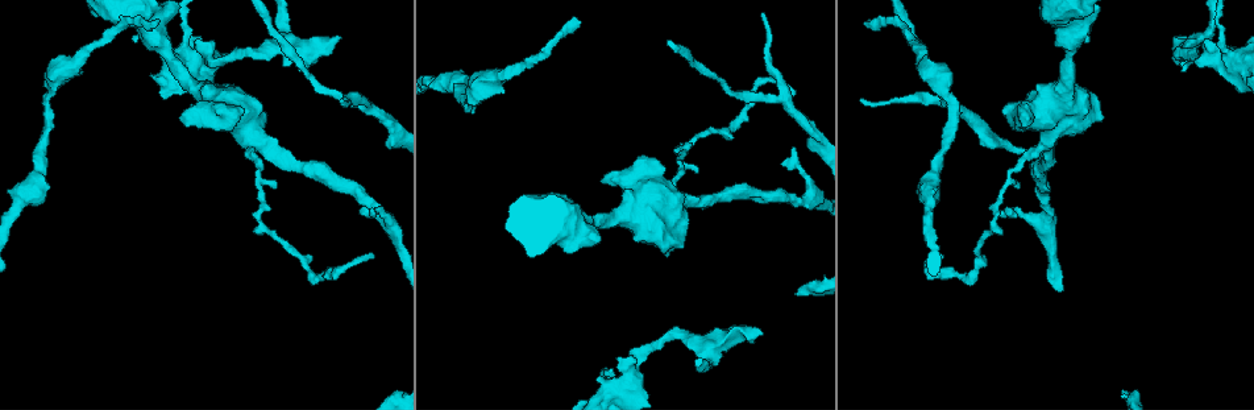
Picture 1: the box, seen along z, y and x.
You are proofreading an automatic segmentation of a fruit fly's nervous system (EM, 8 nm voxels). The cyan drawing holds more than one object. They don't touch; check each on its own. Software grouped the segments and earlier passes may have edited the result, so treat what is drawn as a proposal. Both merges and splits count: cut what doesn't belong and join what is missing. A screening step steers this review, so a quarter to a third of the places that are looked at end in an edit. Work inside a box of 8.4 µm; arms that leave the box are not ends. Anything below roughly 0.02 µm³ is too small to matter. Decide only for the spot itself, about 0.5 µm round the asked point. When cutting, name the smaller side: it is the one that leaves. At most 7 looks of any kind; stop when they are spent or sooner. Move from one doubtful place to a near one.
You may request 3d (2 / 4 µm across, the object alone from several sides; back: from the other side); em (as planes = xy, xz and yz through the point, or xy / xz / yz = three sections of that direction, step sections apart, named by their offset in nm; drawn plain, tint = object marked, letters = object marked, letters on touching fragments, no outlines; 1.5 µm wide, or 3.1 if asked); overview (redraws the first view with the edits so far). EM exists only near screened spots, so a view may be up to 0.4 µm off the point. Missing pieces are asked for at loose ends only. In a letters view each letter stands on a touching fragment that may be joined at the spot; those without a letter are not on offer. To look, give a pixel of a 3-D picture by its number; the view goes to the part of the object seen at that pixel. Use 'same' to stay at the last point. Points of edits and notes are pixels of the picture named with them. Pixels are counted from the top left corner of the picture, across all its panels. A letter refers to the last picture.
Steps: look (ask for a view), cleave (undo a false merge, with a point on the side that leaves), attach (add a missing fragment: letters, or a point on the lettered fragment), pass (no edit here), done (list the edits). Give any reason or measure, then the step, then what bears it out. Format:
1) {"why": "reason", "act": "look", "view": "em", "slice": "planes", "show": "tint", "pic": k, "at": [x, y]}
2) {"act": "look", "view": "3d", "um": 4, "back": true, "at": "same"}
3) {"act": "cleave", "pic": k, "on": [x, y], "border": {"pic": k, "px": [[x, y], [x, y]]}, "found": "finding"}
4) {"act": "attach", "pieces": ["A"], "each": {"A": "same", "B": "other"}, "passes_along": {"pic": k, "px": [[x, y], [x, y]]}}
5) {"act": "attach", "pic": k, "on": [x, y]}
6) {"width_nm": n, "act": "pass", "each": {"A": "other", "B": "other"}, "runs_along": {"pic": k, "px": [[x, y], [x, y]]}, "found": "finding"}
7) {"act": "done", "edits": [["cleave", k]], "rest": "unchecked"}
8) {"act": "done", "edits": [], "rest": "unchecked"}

{"act": "look", "view": "em", "slice": "xz", "step": 4, "show": "tint", "pic": 1, "at": [577, 19]}

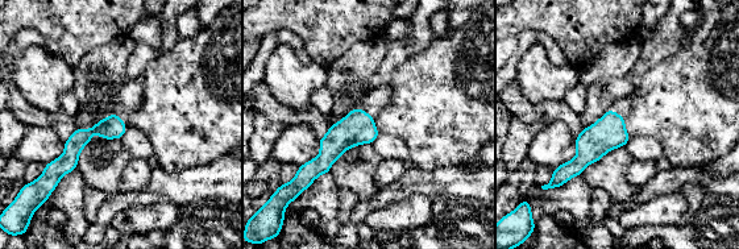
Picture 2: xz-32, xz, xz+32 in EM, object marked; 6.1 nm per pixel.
{"why": "cut it another way", "act": "look", "view": "em", "slice": "planes", "show": "letters", "at": "same"}

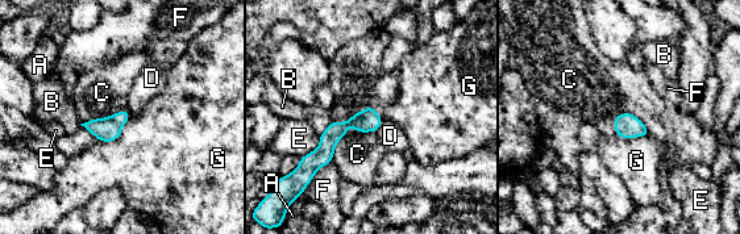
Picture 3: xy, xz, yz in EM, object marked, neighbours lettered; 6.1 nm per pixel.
{"act": "pass", "each": {"A": "other", "B": "other", "C": "other", "D": "other", "E": "other", "F": "other", "G": "other"}, "border": {"pic": 3, "px": [[375, 132], [348, 128], [331, 162]]}, "found": "none of them fits"}

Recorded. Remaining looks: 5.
{"why": "arms part here", "act": "look", "view": "em", "slice": "planes", "show": "letters", "pic": 1, "at": [782, 100]}

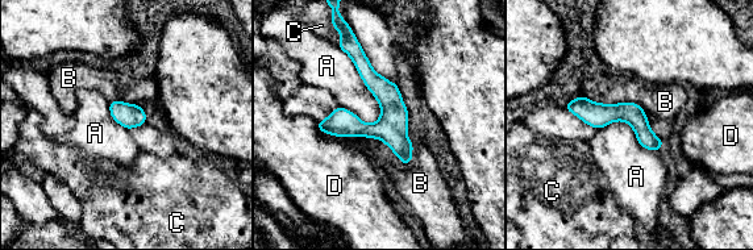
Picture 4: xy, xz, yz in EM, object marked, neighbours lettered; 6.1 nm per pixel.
{"act": "pass", "each": {"A": "other", "B": "other", "C": "other", "D": "other"}, "runs_along": {"pic": 4, "px": [[360, 54], [390, 99], [407, 159]]}, "found": "all the same cell"}

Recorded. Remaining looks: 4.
{"act": "look", "view": "3d", "um": 4, "pic": 1, "at": [698, 342]}

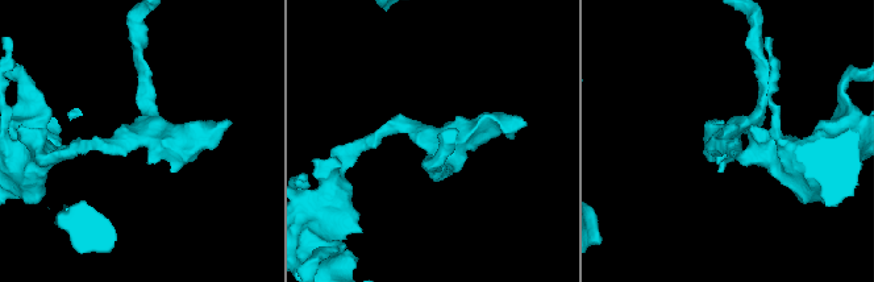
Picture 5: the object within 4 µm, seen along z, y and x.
{"arms": 3, "arm_widths_nm": [170, 190, 300], "why": "need the tissue", "act": "look", "view": "em", "slice": "yz", "step": 8, "show": "tint", "pic": 5, "at": [726, 135]}

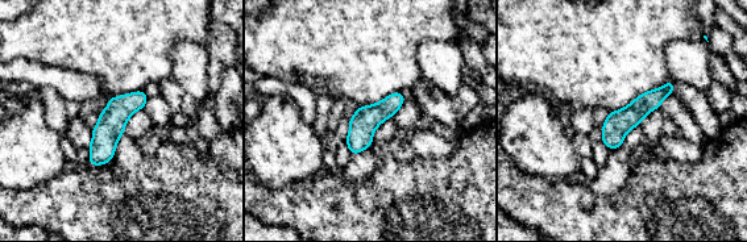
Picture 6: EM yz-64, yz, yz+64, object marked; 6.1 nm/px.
{"act": "look", "view": "em", "slice": "xy", "step": 8, "show": "letters", "at": "same"}

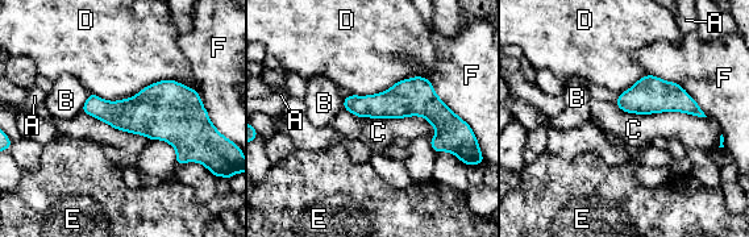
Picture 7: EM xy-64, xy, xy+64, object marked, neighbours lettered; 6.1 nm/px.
{"act": "pass", "each": {"A": "other", "B": "other", "C": "other", "D": "other", "E": "other", "F": "other"}, "border": {"pic": 7, "px": [[192, 88], [90, 94]]}, "found": "continuous, no second cell"}

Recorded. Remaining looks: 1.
{"act": "done", "edits": [], "rest": "unchecked"}

